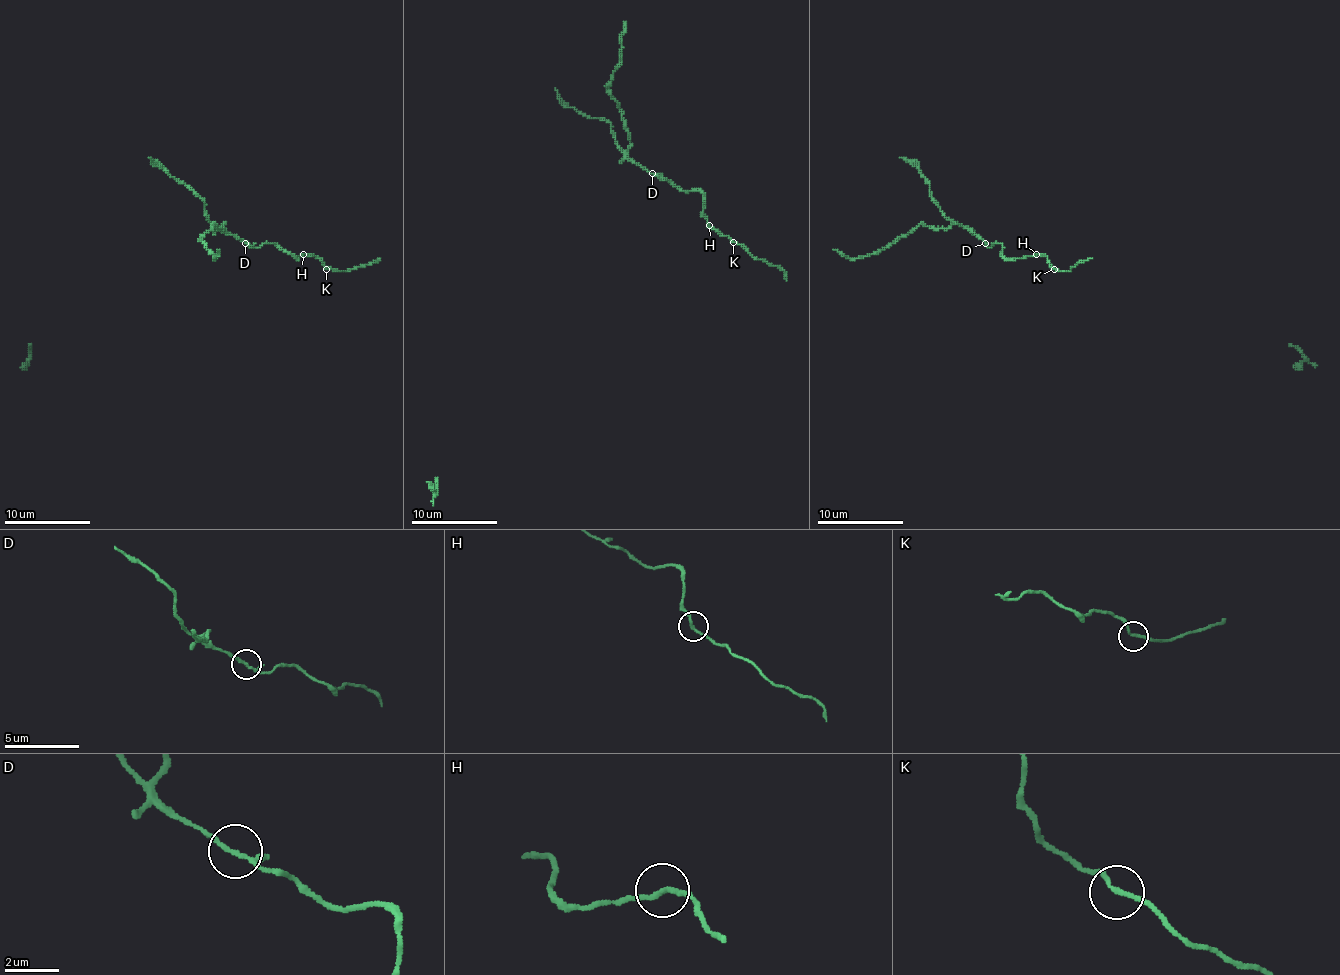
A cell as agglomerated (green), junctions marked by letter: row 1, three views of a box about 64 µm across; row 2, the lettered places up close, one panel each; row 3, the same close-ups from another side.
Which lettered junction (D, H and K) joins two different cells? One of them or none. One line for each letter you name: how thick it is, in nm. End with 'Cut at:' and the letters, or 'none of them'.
Cut at: none of them

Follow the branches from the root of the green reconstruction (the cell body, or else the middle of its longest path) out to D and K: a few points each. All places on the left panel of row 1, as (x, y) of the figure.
D: (301, 254), (296, 258), (273, 243), (264, 243), (260, 247), (245, 243)
K: (301, 254), (313, 254), (326, 269)

